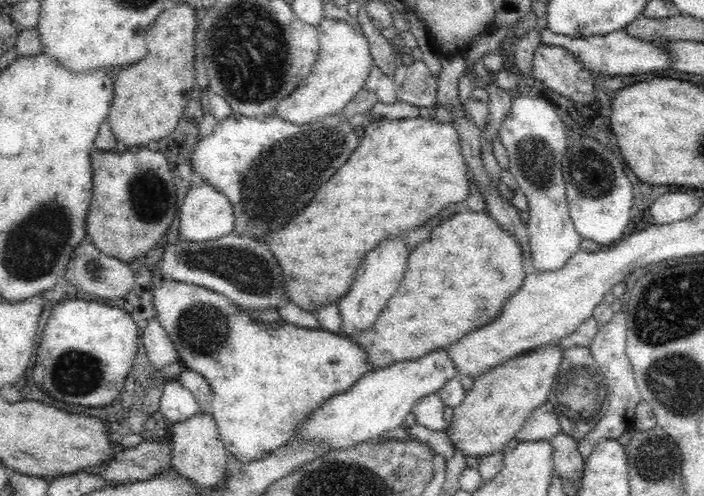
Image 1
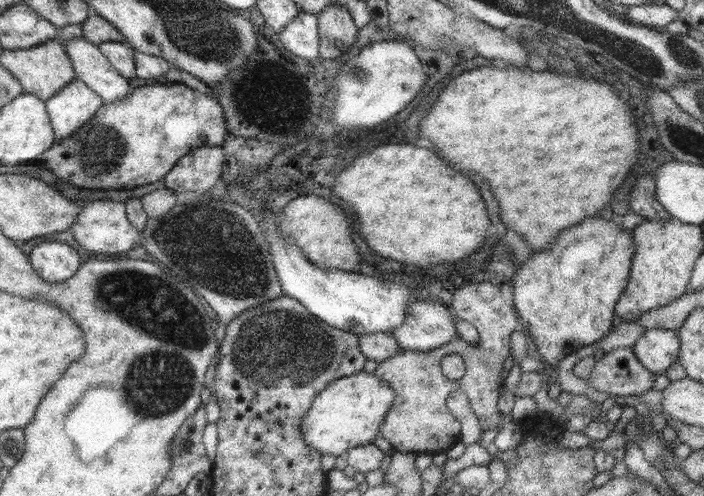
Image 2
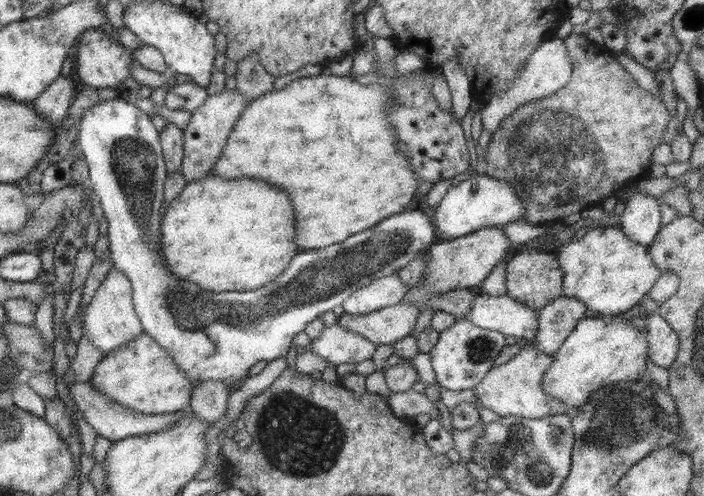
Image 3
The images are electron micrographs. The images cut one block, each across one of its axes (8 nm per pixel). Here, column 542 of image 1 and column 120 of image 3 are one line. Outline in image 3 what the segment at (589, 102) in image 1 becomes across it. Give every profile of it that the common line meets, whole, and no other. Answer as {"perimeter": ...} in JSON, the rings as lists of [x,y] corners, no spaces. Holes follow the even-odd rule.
{"perimeter":[[[85,29],[76,39],[73,63],[77,66],[77,76],[87,86],[93,88],[113,88],[130,76],[132,64],[131,50],[107,36],[101,29]]]}

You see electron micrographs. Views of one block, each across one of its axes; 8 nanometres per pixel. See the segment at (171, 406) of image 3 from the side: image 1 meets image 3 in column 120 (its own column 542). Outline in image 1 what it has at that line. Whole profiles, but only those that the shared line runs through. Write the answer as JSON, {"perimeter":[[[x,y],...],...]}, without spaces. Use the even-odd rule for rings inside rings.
{"perimeter":[[[552,344],[538,346],[476,378],[462,404],[454,408],[454,417],[447,433],[450,440],[465,456],[485,457],[502,451],[503,445],[515,438],[529,415],[549,401],[562,360],[564,349]]]}

